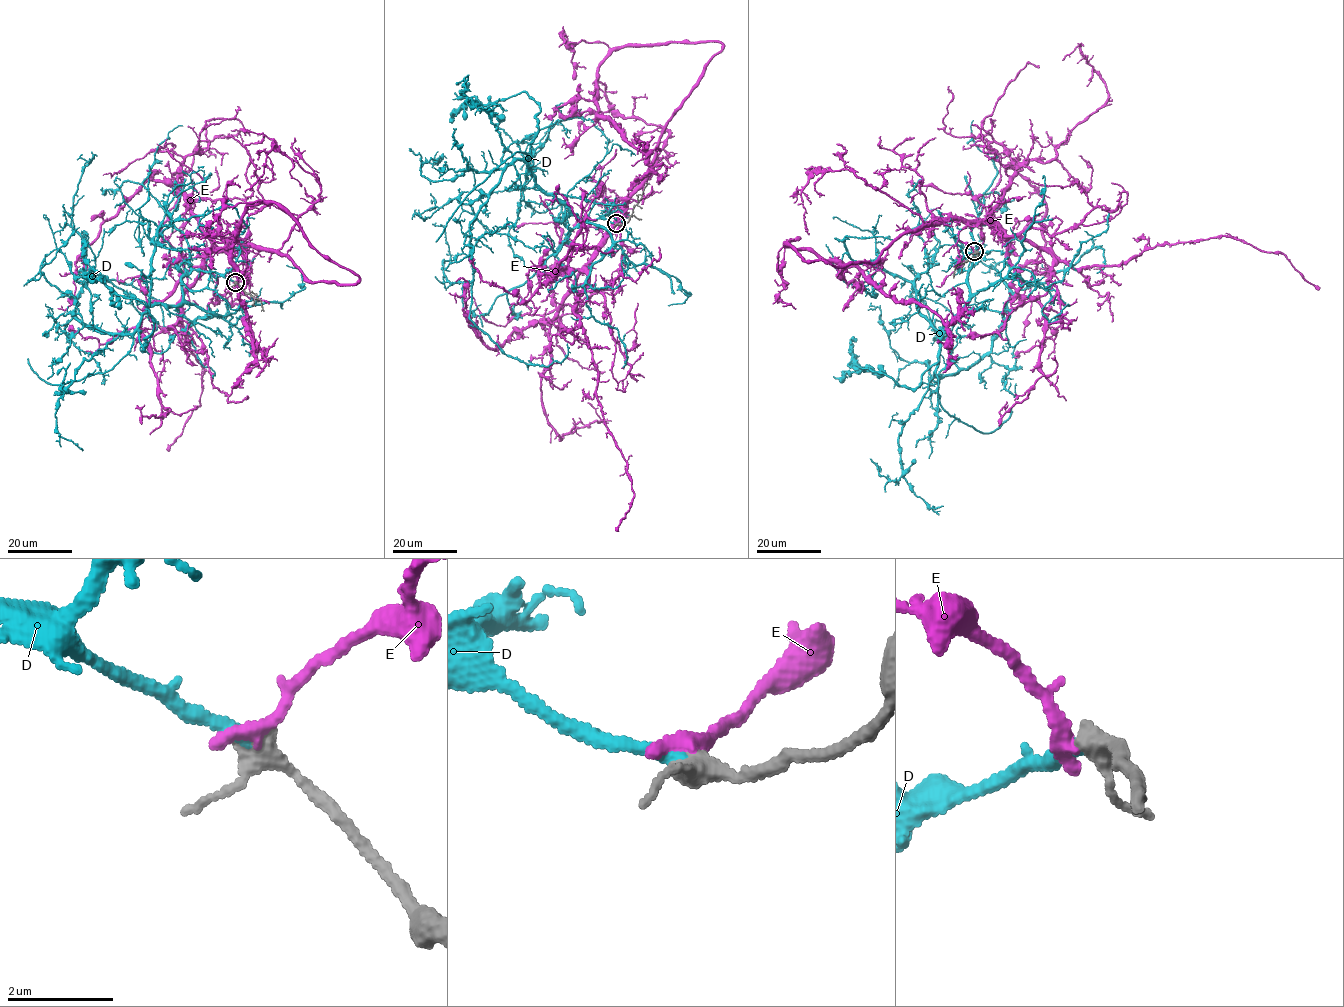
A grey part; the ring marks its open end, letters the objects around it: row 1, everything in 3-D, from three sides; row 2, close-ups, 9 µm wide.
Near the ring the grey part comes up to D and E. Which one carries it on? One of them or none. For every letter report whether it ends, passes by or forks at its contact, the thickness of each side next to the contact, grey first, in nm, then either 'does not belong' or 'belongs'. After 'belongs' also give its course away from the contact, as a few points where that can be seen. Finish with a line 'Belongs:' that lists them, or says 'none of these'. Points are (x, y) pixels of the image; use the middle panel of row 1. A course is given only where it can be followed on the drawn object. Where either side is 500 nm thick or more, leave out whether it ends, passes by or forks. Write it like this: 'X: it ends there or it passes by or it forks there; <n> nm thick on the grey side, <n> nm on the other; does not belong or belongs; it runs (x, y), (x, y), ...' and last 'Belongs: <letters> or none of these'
D: it ends there; 360 nm thick on the grey side, 240 nm on the other; belongs; it runs (617, 224), (566, 226), (563, 203), (515, 159), (470, 225), (469, 318), (527, 363), (560, 362), (567, 343)
E: it ends there; 360 nm thick on the grey side, 360 nm on the other; does not belong
Belongs: D

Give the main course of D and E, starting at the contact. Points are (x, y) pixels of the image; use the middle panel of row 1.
D: (617, 224), (566, 226), (563, 203), (515, 159), (470, 225), (469, 318), (527, 363), (560, 362), (567, 343)
E: (617, 223), (626, 212), (612, 232), (722, 44), (633, 44), (599, 67), (597, 113), (650, 167), (635, 176)

